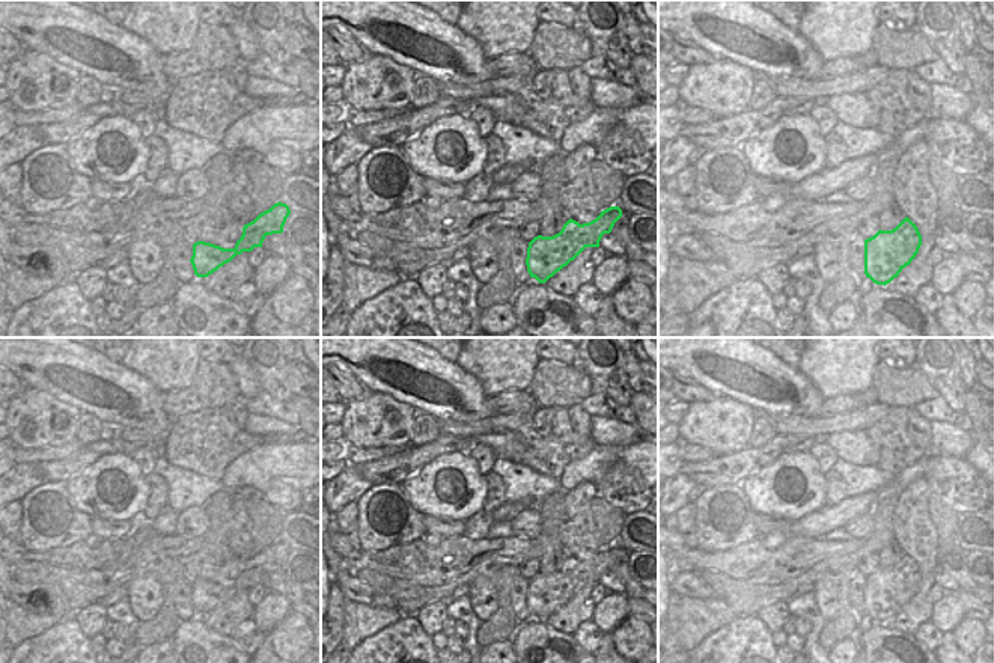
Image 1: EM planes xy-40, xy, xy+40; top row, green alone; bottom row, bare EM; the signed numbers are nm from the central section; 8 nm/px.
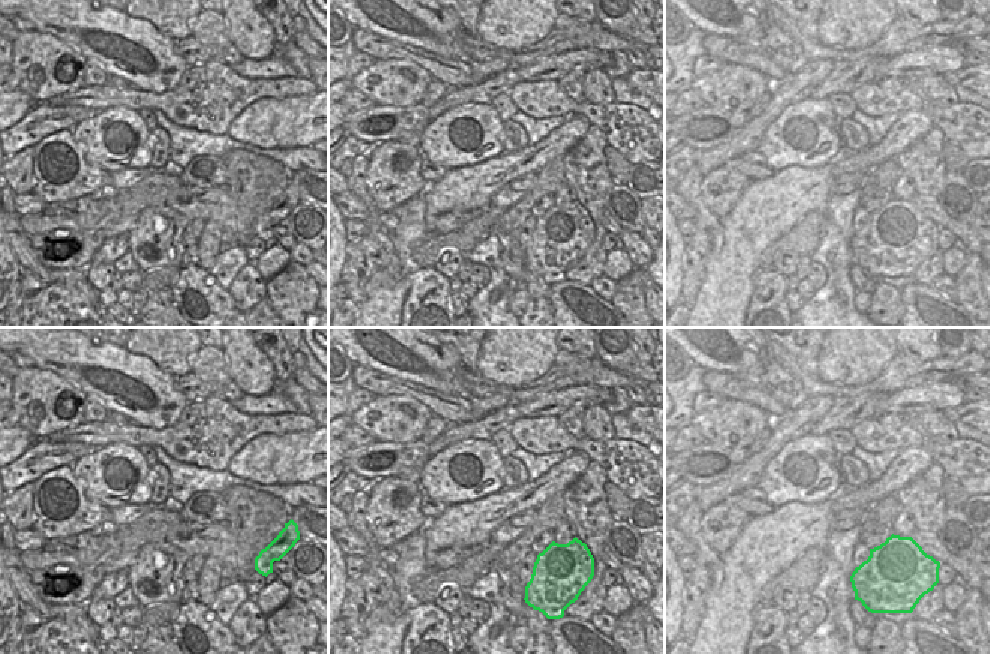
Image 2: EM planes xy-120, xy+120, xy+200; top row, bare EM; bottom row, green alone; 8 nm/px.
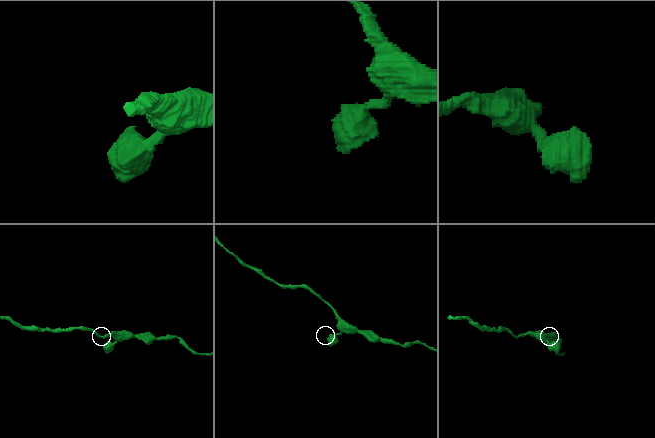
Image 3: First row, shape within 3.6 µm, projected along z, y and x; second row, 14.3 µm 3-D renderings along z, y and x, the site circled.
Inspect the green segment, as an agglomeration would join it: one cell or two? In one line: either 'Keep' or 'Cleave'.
Keep

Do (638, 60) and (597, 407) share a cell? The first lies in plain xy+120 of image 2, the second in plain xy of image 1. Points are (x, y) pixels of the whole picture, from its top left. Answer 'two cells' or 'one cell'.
two cells

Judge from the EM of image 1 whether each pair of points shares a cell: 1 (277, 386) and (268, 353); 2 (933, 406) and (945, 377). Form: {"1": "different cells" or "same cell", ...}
{"1": "same cell", "2": "different cells"}

